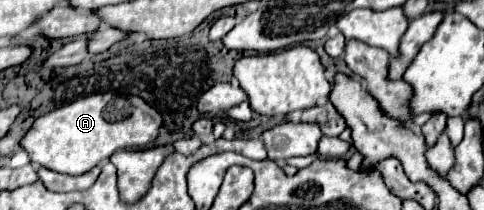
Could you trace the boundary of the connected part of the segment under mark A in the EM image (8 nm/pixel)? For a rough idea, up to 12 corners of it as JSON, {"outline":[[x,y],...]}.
{"outline":[[92,94],[40,116],[34,164],[74,176],[152,144],[162,114]]}

